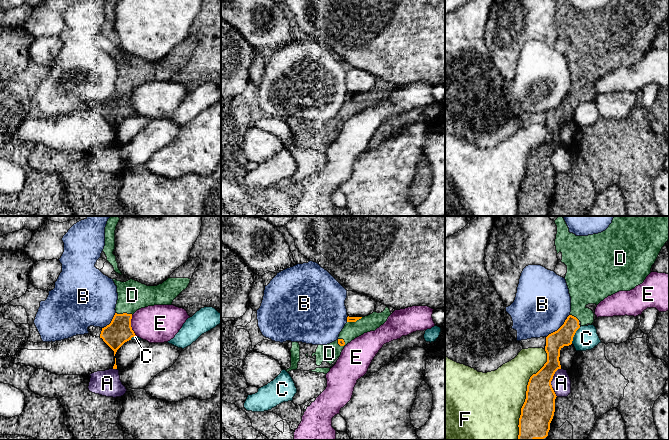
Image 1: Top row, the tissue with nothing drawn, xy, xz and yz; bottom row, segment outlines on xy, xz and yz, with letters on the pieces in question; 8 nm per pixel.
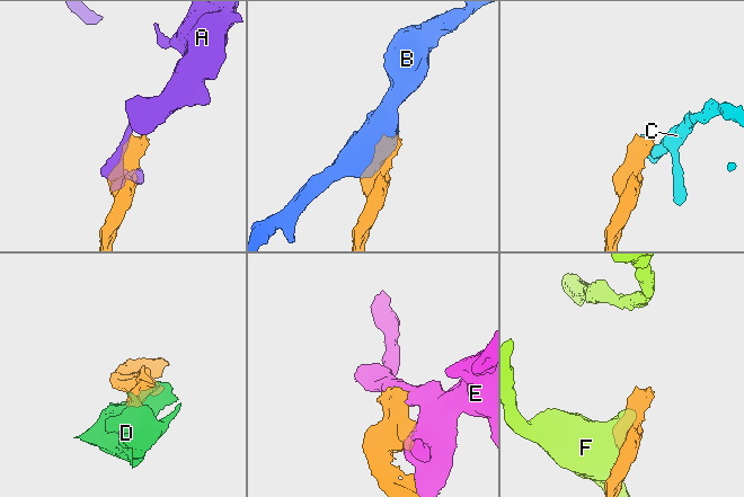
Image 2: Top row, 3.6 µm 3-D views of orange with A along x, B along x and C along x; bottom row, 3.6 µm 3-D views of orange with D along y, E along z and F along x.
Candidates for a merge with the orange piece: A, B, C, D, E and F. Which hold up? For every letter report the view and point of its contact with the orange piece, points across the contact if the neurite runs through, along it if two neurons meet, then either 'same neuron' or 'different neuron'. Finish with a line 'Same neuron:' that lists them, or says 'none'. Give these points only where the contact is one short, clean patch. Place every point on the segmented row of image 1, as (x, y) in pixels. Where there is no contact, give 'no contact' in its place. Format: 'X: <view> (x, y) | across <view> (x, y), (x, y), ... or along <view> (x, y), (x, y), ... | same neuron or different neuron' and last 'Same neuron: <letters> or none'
A: yz (550, 382) | different neuron
B: yz (560, 327) | different neuron
C: yz (574, 334) | different neuron
D: xy (124, 313) | same neuron
E: xy (130, 325) | different neuron
F: yz (526, 394) | different neuron
Same neuron: D

